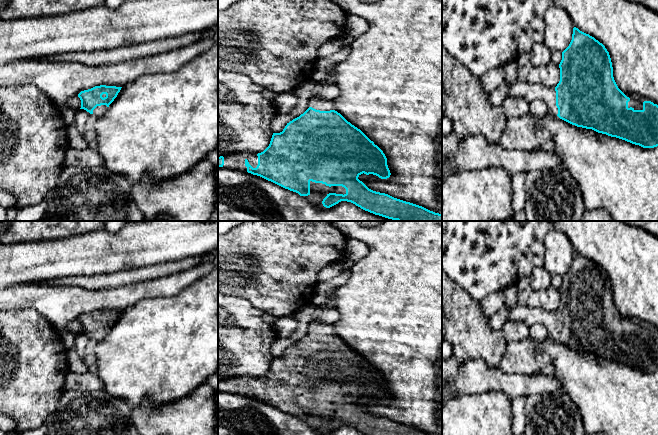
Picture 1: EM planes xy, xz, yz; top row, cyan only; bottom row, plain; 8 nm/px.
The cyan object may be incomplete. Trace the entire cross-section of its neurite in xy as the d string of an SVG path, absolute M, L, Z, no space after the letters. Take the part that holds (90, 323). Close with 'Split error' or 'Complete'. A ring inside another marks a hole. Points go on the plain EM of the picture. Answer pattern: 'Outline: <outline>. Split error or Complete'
Outline: M100 309L81 315L78 321L81 332L96 341L104 338L109 329L114 325L122 311Z. Split error

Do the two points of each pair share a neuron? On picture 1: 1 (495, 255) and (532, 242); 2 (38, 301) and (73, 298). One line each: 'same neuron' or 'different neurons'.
1: same neuron
2: same neuron

